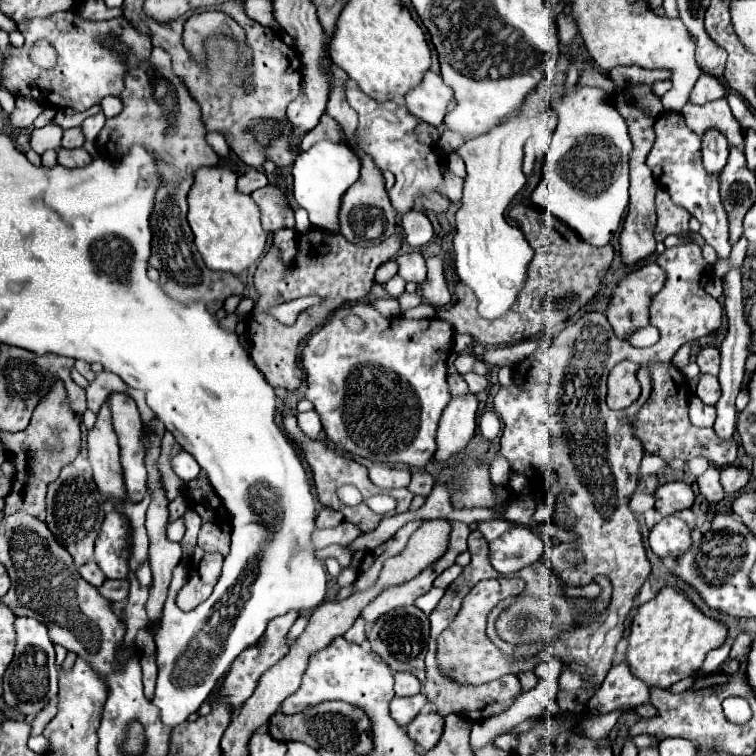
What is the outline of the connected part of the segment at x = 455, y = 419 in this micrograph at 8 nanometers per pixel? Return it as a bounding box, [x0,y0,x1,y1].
[436,393,478,461]

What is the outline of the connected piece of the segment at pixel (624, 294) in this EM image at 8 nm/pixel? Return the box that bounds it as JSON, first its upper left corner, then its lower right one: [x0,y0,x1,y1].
[606,265,664,341]

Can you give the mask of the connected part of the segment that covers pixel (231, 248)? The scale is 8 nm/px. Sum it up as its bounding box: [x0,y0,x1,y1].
[188,167,266,275]

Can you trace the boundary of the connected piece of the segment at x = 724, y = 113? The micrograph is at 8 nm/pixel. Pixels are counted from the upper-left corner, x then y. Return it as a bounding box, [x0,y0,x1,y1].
[682,97,744,149]

